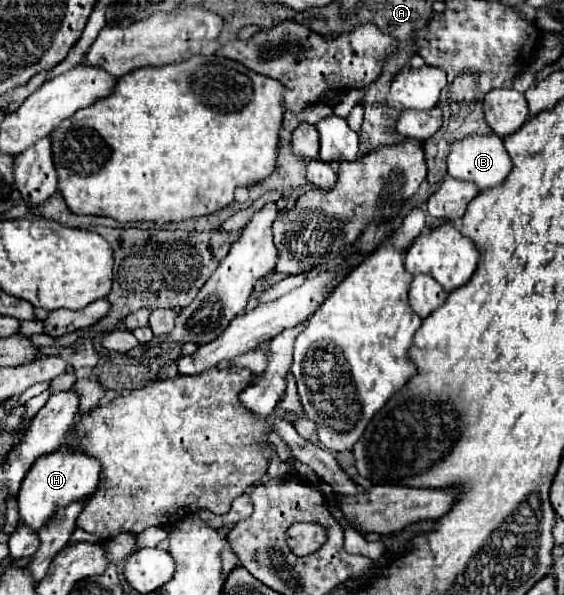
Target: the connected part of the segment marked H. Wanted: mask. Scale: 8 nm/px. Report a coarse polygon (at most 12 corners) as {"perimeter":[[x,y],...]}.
{"perimeter":[[65,445],[21,483],[21,523],[37,533],[97,491],[97,459]]}

